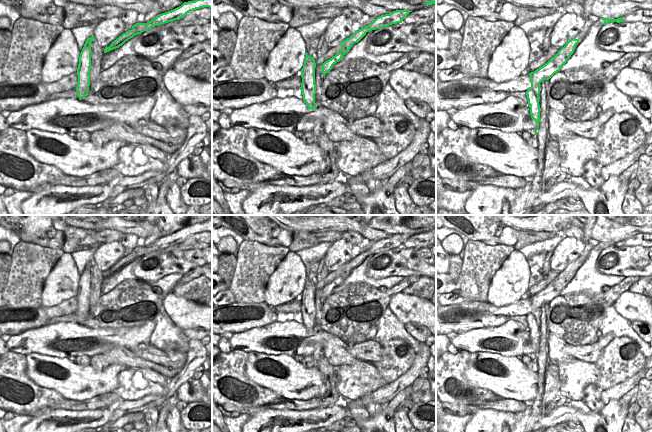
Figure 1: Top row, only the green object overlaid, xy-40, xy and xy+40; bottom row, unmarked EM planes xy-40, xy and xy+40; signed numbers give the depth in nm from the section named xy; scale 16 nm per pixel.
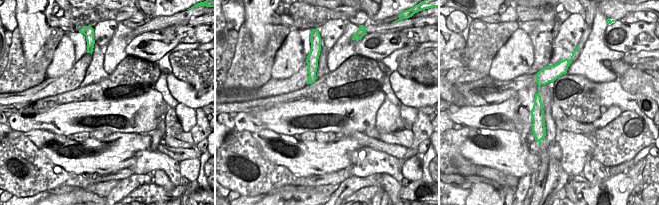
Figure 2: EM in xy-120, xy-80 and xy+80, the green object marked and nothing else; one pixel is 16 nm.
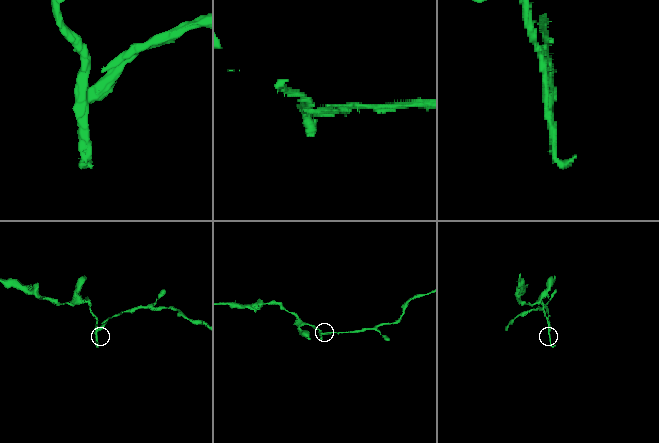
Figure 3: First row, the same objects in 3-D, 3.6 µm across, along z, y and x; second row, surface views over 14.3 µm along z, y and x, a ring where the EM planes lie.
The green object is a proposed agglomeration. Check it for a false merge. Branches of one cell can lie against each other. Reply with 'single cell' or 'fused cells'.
fused cells

